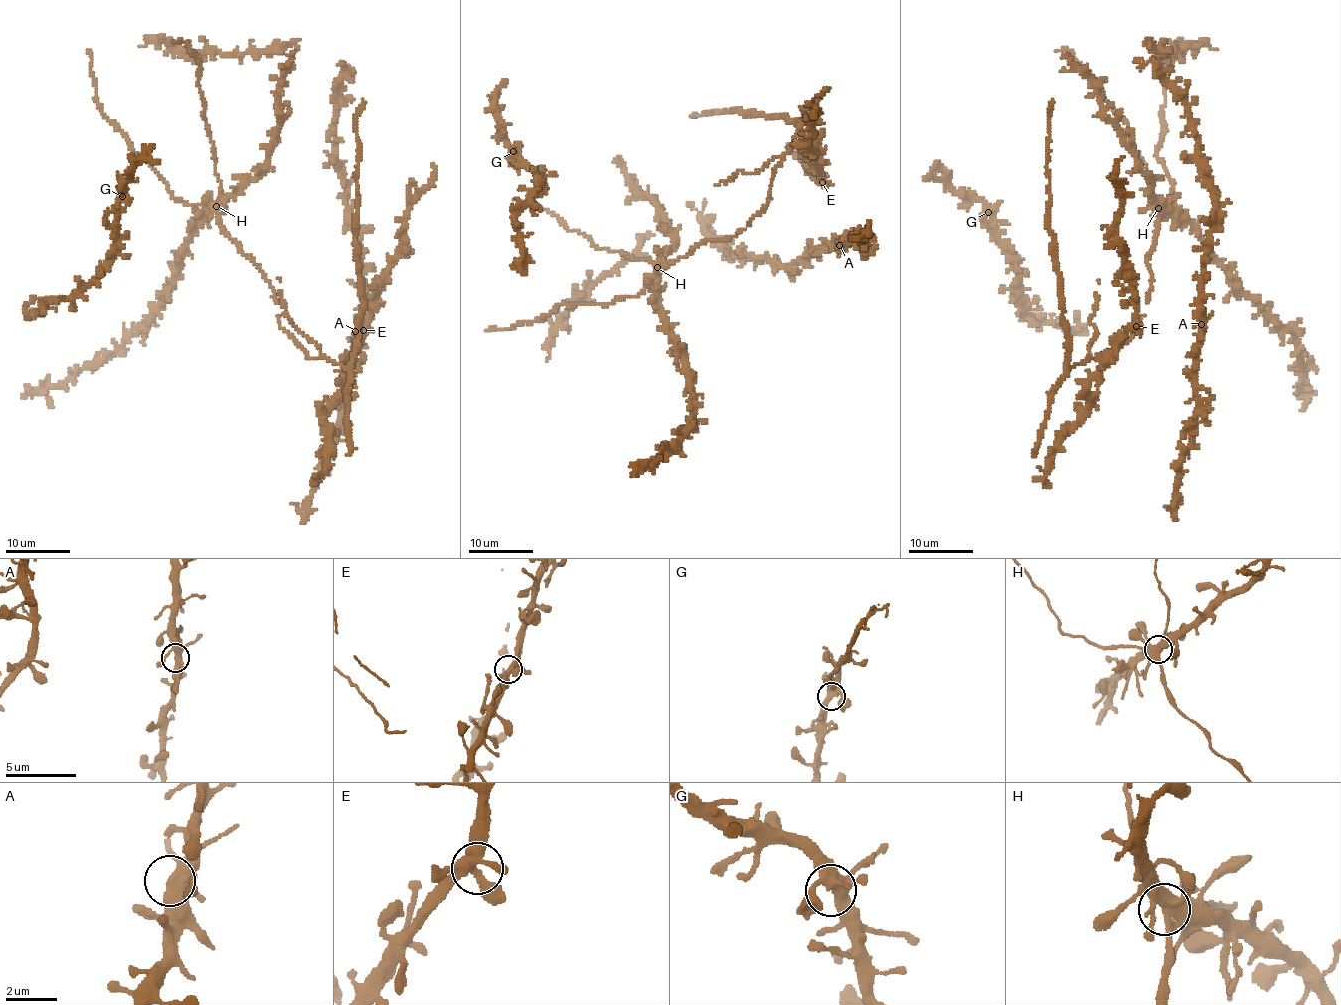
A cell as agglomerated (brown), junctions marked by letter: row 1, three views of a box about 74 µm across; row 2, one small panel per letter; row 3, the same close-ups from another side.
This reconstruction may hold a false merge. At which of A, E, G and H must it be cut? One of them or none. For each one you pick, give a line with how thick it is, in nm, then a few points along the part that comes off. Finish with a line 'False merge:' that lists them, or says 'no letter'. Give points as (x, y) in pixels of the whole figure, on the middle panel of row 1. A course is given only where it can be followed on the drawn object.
False merge: no letter

